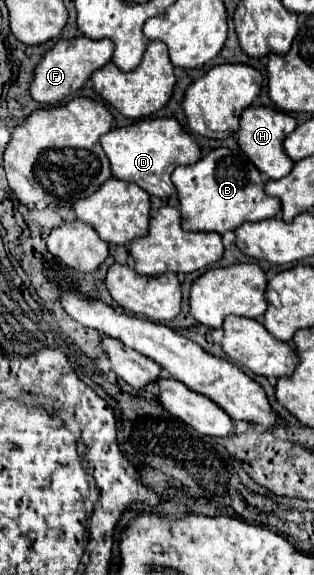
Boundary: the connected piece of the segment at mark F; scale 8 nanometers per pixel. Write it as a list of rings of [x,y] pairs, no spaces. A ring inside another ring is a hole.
[[[83,35],[73,39],[61,39],[35,65],[29,93],[37,103],[59,103],[71,91],[81,89],[81,85],[91,77],[91,73],[103,67],[111,59],[111,55],[113,55],[113,43],[109,39],[91,41],[89,37]]]

